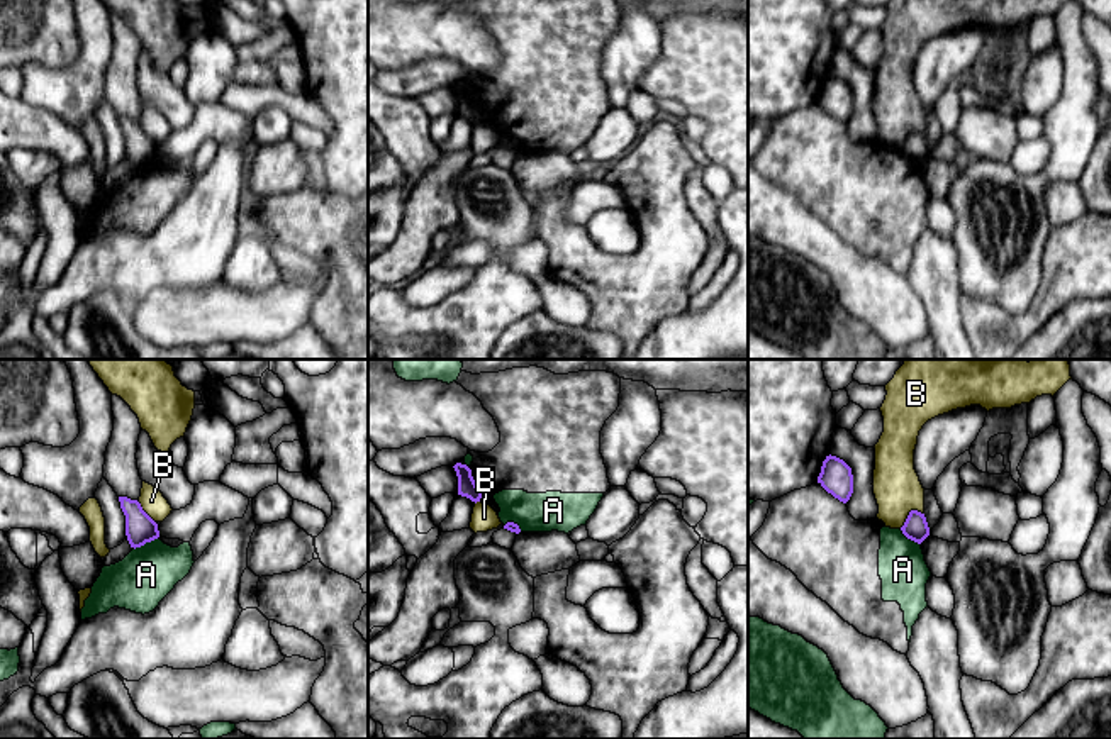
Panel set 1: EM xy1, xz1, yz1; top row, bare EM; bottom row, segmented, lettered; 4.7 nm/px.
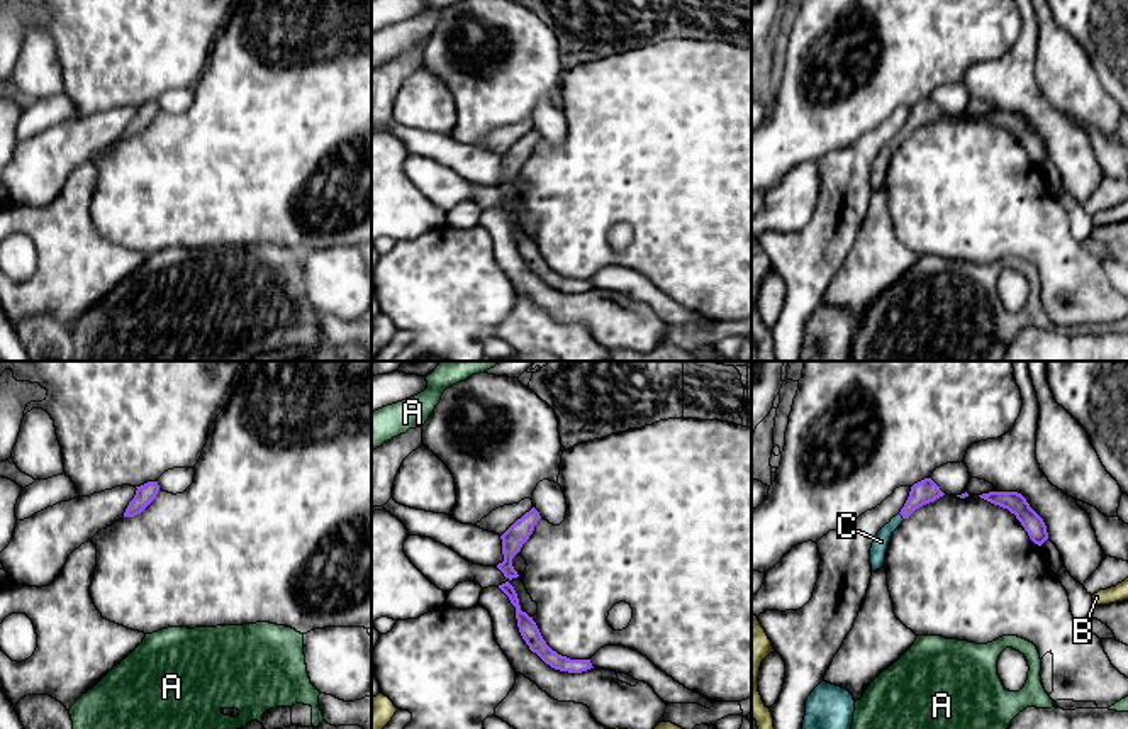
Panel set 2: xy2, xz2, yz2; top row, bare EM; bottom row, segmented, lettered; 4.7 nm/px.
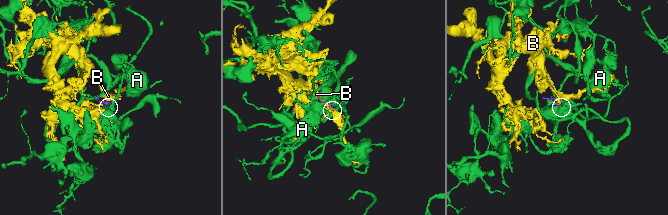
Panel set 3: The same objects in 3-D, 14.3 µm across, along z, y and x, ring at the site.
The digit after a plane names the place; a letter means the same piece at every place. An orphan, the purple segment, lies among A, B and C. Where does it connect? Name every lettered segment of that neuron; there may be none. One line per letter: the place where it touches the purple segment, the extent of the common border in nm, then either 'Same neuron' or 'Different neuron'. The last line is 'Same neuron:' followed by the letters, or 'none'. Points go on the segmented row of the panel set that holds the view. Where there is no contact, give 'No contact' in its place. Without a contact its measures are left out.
A: Touches purple at xy1 (145, 543). Shared border 130 nm. Different neuron
B: Touches purple at yz1 (910, 514). Shared border 140 nm. Different neuron
C: Touches purple at yz2 (901, 514). Shared border 40 nm. Same neuron
Same neuron: C

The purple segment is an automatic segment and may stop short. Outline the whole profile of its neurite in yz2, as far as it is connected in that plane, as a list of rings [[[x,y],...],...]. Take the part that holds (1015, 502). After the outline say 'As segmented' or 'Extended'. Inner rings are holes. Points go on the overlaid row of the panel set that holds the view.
[[[989,492],[979,497],[1014,514],[1035,544],[1041,546],[1048,539],[1043,519],[1030,507],[1021,493]]]. As segmented

